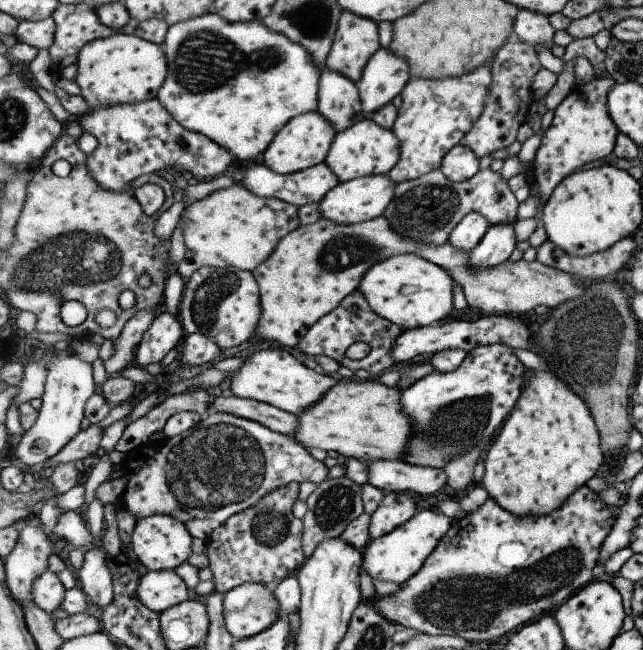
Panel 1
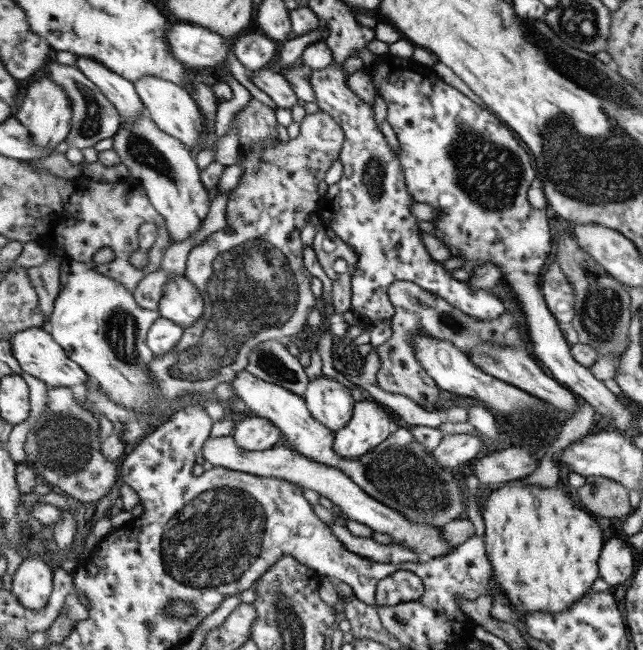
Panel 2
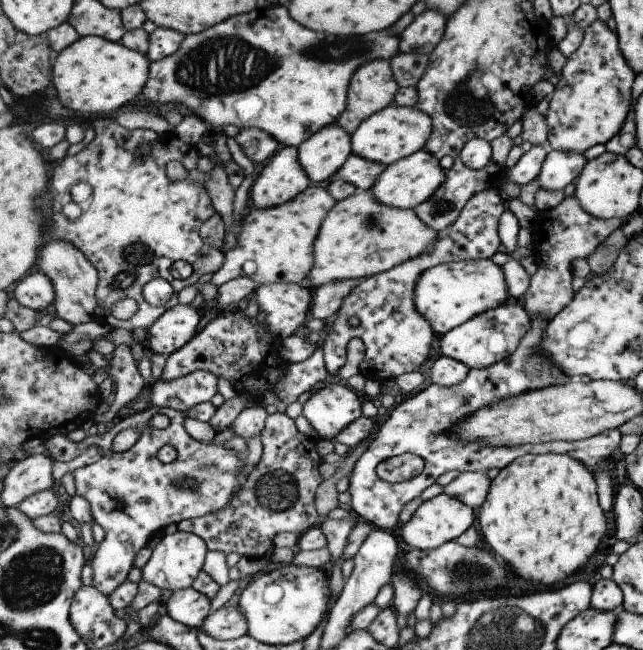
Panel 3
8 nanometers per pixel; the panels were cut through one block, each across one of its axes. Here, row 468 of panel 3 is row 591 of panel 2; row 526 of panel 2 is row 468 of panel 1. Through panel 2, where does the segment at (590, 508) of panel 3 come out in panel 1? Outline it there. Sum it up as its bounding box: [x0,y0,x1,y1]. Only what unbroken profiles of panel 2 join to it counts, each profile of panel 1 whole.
[481,368,605,517]

